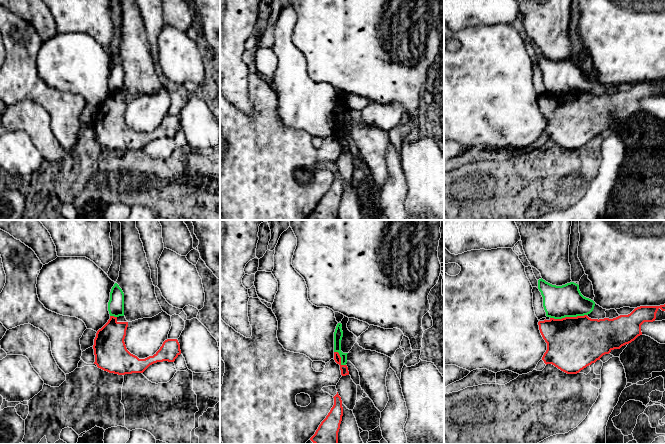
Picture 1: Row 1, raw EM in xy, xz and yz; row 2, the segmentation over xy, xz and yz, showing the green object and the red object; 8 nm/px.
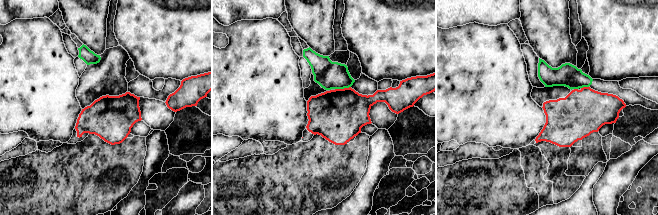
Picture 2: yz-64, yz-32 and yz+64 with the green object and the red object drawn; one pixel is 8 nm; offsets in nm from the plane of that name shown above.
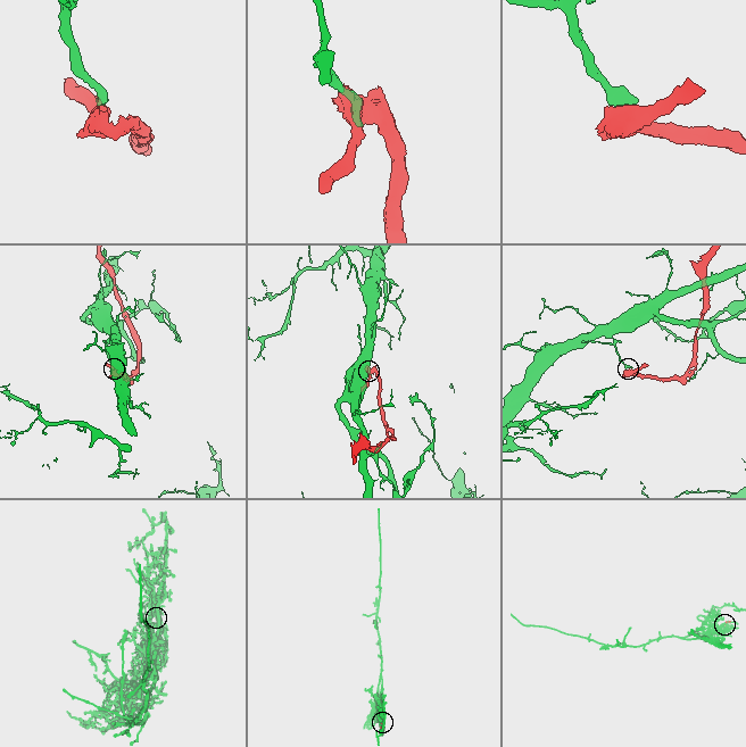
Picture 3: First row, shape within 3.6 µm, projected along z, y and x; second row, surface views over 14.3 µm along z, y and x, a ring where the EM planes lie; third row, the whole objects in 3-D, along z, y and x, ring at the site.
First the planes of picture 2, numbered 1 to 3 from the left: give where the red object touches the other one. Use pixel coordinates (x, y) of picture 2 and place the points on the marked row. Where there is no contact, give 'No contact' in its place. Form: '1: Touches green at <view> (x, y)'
1: No contact
2: Touches green at yz-32 (342, 88)
3: Touches green at yz+64 (584, 86)

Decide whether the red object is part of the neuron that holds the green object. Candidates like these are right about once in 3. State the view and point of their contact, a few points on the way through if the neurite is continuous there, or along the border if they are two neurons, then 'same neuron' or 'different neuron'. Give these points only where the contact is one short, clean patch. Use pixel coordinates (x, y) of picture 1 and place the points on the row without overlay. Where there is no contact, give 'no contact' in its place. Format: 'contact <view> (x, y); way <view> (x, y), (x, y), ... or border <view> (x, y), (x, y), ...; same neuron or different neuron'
contact yz (568, 92); border yz (586, 90), (550, 94); different neuron

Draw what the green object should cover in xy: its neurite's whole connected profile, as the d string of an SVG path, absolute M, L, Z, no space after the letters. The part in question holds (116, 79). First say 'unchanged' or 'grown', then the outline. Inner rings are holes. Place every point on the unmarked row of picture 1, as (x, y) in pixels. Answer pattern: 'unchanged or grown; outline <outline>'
unchanged; outline M117 59L114 60L110 68L108 87L110 92L124 92L124 69Z

